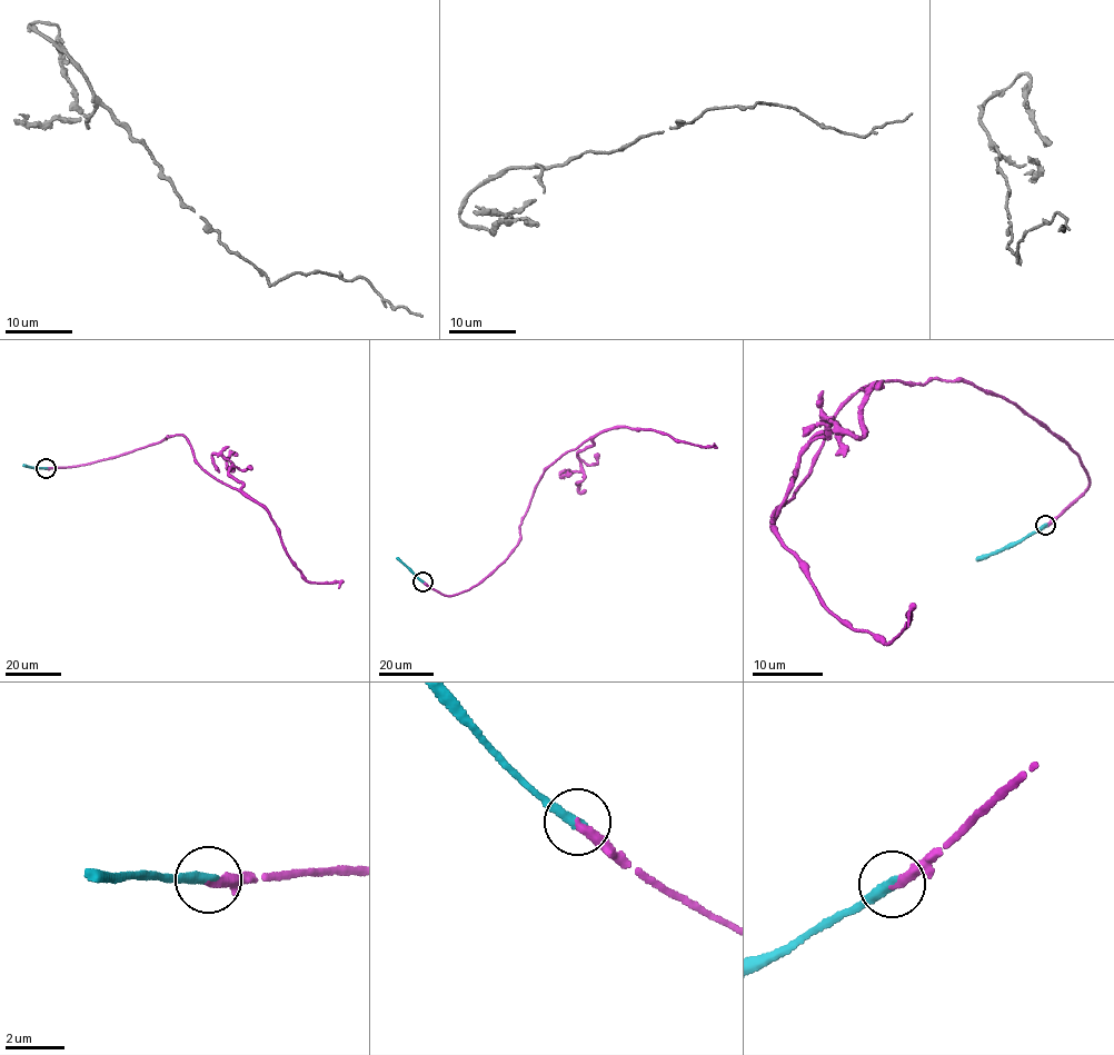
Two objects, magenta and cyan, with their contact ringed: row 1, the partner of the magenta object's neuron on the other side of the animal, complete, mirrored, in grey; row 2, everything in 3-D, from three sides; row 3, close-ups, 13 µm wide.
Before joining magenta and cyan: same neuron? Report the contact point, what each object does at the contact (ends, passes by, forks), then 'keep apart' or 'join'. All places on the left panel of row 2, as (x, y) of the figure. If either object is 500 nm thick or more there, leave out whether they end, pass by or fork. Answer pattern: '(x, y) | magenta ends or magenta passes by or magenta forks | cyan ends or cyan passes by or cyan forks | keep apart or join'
(46, 468) | magenta ends | cyan ends | join

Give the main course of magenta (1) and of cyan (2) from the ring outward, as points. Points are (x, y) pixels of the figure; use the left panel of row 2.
1: (46, 468), (106, 459), (182, 435), (200, 468), (268, 513), (307, 581), (340, 581), (338, 588)
2: (46, 468), (23, 465)

